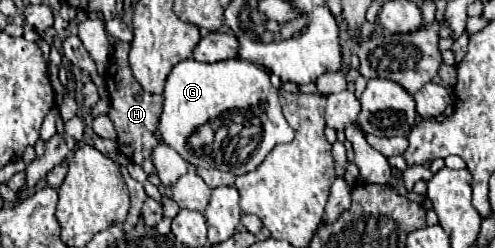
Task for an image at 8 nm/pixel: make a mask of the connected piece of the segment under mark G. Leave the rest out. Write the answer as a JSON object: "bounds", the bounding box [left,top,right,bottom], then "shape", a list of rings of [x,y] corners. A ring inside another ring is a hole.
{"bounds":[158,58,294,176],"shape":[[[192,58],[178,62],[166,80],[164,110],[158,130],[162,134],[162,142],[172,146],[188,164],[218,168],[236,176],[256,170],[276,144],[284,144],[294,138],[294,130],[282,114],[278,90],[272,86],[268,72],[242,58],[214,64],[196,62]],[[222,118],[230,120],[234,136],[226,134],[222,140],[214,138],[206,144],[206,148],[190,148],[188,138],[198,132],[200,126]]]}

